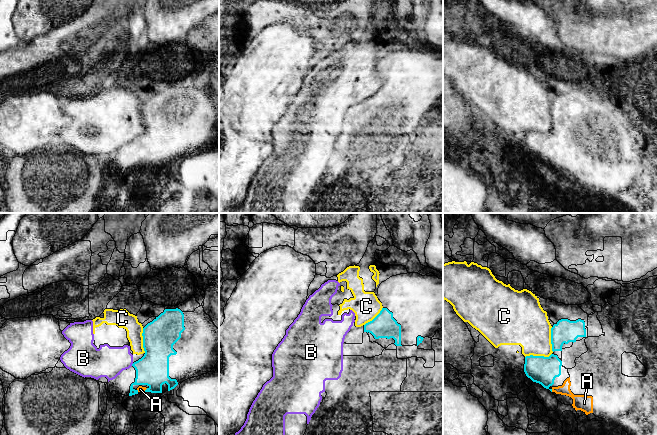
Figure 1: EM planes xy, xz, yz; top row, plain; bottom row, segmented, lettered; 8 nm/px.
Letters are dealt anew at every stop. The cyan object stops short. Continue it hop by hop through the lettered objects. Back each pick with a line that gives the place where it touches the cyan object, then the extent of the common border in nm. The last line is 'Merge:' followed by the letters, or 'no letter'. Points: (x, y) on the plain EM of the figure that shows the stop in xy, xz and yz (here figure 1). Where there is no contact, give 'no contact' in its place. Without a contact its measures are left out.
A: contact yz (551, 166); length 30 nm
Merge: A

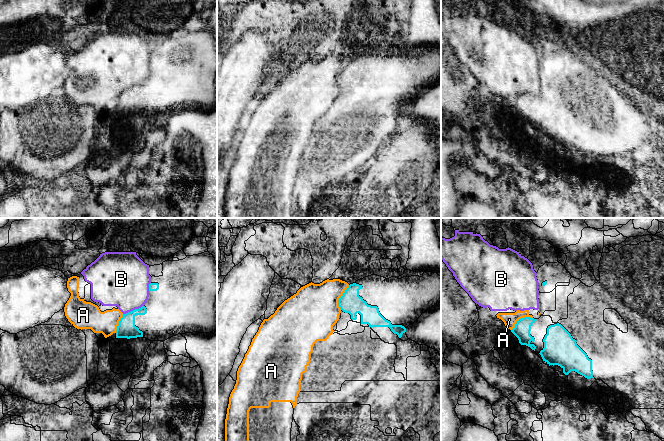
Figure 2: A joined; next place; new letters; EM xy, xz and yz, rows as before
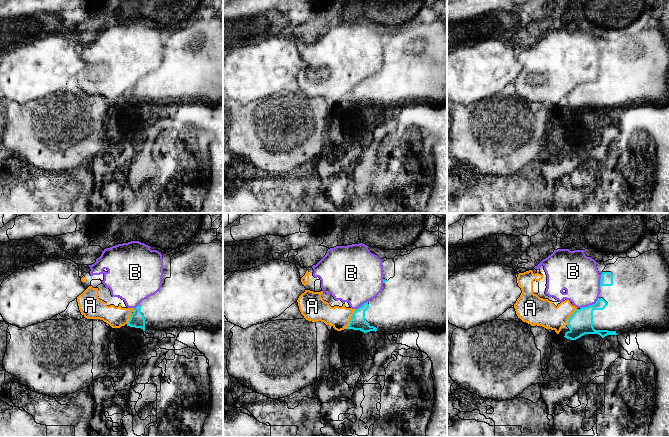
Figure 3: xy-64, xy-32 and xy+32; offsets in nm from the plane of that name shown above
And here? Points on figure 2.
Merge: no letter

